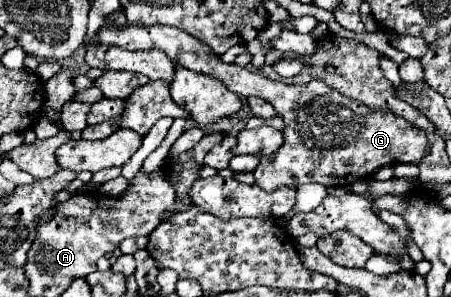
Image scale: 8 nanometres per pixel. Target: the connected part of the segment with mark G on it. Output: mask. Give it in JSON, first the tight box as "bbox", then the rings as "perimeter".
{"bbox":[94,20,428,192],"perimeter":[[[106,20],[96,32],[94,44],[120,46],[124,50],[160,48],[168,54],[170,60],[194,72],[210,74],[222,80],[232,92],[240,96],[258,96],[270,102],[278,116],[284,118],[284,144],[272,156],[260,158],[260,164],[254,170],[256,184],[266,192],[276,192],[282,186],[298,188],[300,184],[308,182],[320,182],[326,186],[352,184],[354,180],[372,176],[374,170],[382,166],[418,164],[428,144],[426,136],[406,120],[394,116],[392,112],[380,114],[362,102],[344,98],[324,80],[310,80],[308,84],[274,82],[262,74],[222,62],[210,52],[208,46],[204,46],[204,42],[196,40],[180,28],[162,24],[154,24],[154,28],[144,28],[140,24],[114,26],[110,20]]]}

